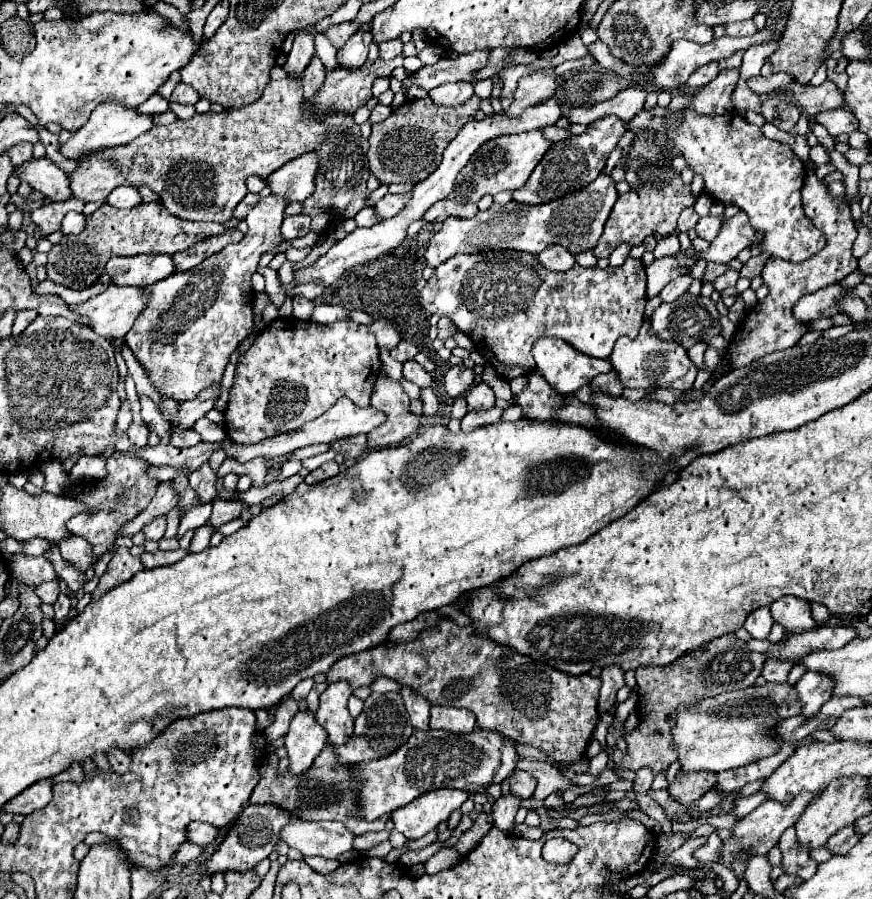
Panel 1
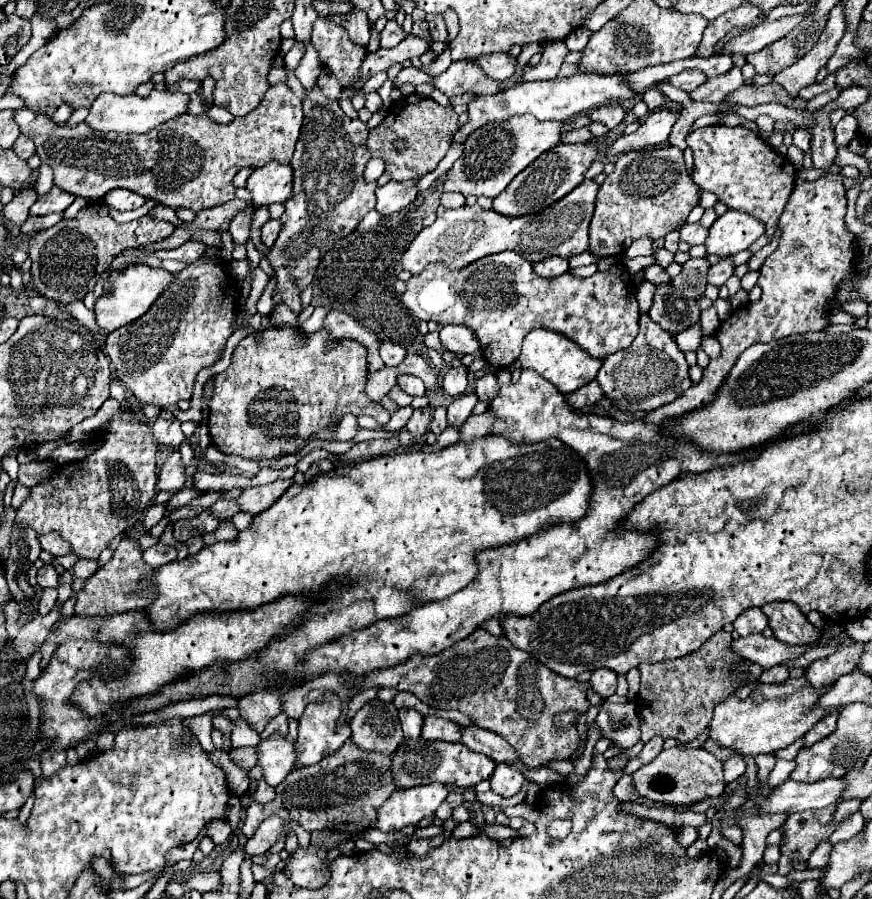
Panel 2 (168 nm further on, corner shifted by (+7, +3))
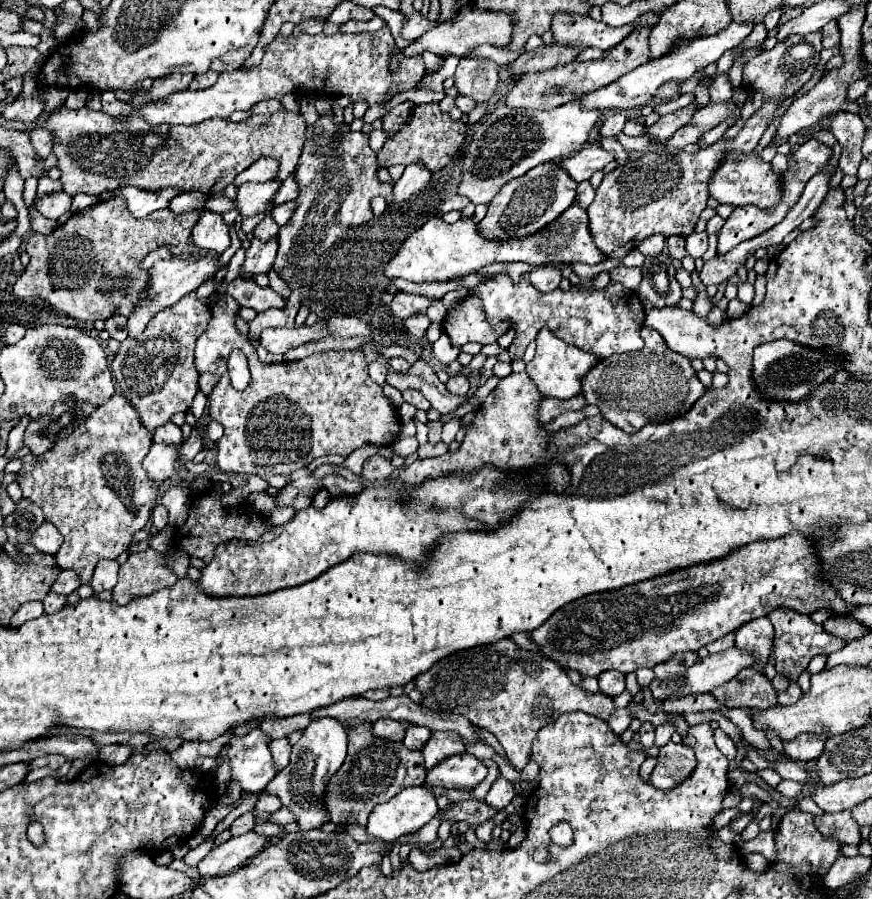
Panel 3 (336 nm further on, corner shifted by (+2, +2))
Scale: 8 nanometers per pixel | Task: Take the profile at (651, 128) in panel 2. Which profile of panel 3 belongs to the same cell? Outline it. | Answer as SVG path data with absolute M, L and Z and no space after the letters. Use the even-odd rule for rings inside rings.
M585 145L581 151L571 155L569 159L561 161L561 167L575 179L575 181L587 181L595 171L603 169L607 163L611 163L615 157L611 151L601 149L599 145Z

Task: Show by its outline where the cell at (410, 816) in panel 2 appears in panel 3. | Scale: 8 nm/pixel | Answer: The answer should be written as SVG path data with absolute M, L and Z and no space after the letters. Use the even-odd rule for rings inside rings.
M407 787L391 801L373 809L367 833L385 841L397 841L403 833L417 831L427 825L437 811L435 795L427 787Z

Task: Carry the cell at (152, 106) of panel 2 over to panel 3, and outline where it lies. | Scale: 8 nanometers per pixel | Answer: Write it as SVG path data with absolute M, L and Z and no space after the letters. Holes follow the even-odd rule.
M381 29L381 31L375 31L375 33L341 33L337 31L335 35L299 35L297 39L295 37L277 37L267 49L265 49L265 57L261 61L259 67L255 67L253 71L233 71L233 73L221 73L217 83L209 89L201 89L201 91L177 91L177 93L171 93L167 95L165 99L159 99L159 101L153 101L153 103L145 103L141 107L133 107L131 103L123 103L115 97L115 93L111 91L105 91L103 97L101 97L101 103L103 103L103 113L115 117L115 119L129 119L133 113L135 115L141 115L147 123L153 123L153 125L163 125L163 123L169 123L169 125L197 125L205 119L211 119L211 117L229 117L233 111L247 111L251 105L263 101L263 99L281 99L283 95L287 93L303 93L305 89L313 89L317 95L321 97L327 97L327 95L349 95L355 101L363 99L367 101L369 105L375 105L375 103L385 103L385 93L391 89L393 83L399 83L399 91L409 91L423 75L423 59L417 57L417 59L401 59L401 49L395 45L393 37L389 31ZM389 55L395 55L397 61L399 61L399 71L393 75L389 73Z

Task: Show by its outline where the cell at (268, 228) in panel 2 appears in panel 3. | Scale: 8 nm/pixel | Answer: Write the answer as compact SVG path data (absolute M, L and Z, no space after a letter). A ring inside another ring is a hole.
M257 237L251 239L251 247L247 249L247 259L241 267L241 277L251 277L253 273L267 273L277 255L277 239L261 241Z

